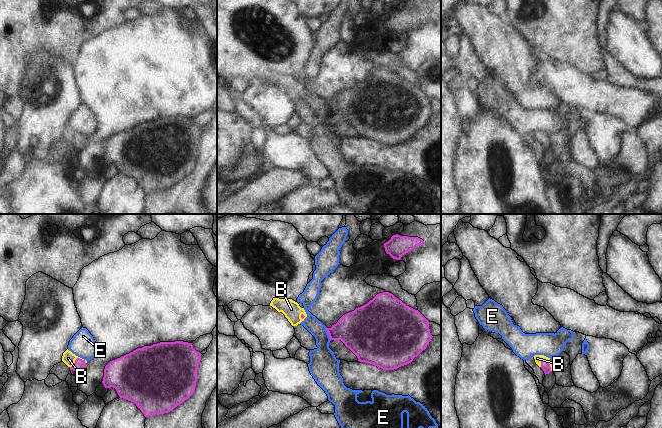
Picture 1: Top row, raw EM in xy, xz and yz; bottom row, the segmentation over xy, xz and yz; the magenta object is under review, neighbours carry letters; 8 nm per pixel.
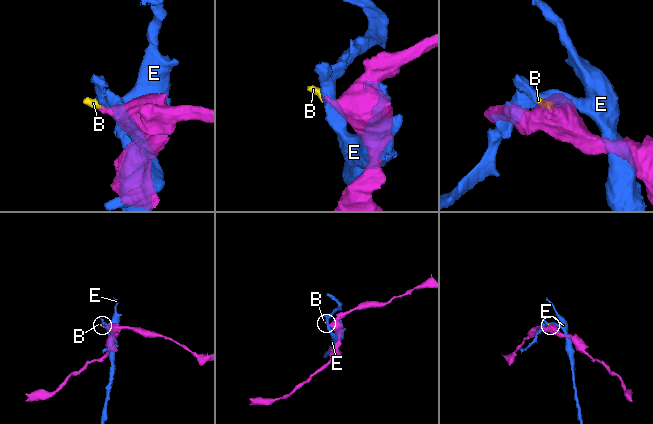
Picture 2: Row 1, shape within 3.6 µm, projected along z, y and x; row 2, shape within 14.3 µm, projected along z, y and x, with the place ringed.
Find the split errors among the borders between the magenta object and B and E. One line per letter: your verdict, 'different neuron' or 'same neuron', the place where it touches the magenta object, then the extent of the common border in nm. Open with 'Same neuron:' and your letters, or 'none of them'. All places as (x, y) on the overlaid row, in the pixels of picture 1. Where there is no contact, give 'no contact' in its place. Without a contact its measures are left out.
Same neuron: B
B: same neuron; contact yz (548, 363); length 140 nm
E: different neuron; contact xz (328, 333); length 120 nm

